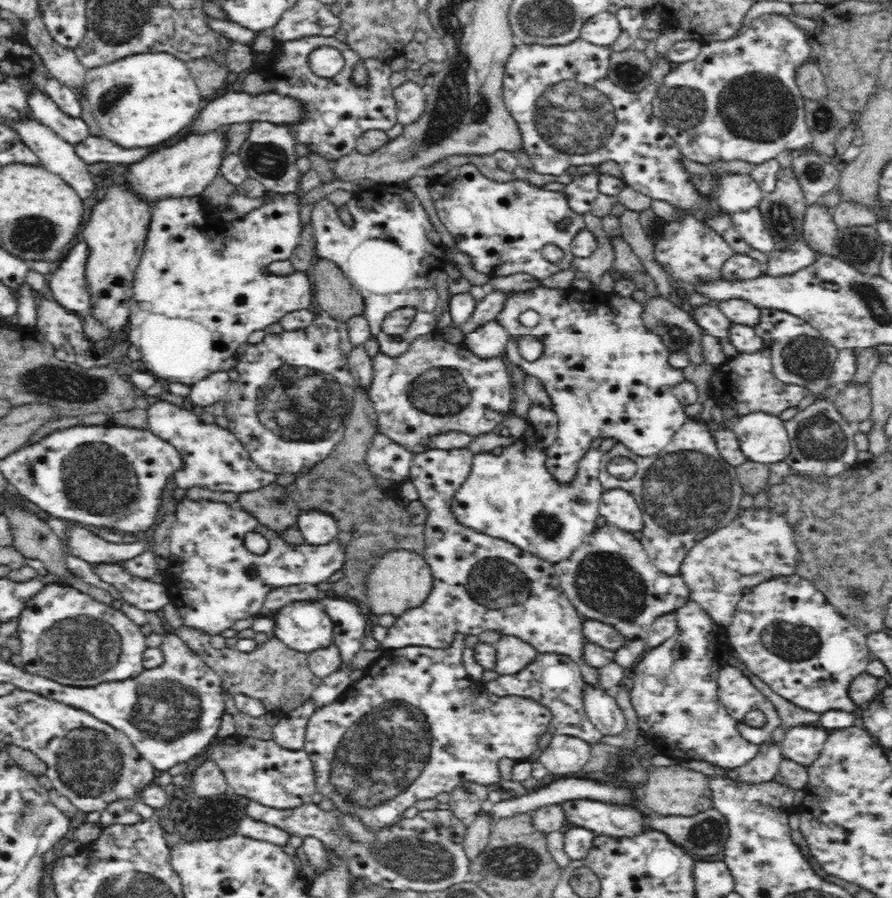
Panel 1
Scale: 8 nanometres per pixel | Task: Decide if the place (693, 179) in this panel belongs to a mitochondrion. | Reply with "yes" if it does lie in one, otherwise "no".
no

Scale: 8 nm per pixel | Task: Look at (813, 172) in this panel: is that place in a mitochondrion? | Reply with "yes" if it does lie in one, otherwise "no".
yes

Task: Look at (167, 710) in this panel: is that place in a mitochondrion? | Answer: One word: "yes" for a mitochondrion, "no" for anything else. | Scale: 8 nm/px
yes

